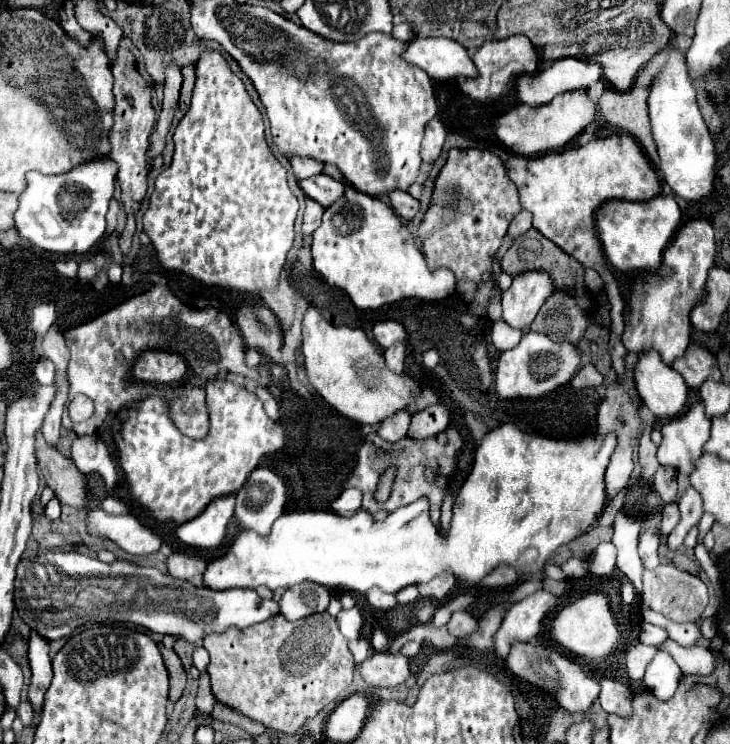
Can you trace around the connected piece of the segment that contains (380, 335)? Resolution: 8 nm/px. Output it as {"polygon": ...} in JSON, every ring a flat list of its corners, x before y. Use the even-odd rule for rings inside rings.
{"polygon":[[381,321,381,323,375,323,373,337,375,337,375,341,383,349,393,347,395,343,403,343,403,341,407,343,407,333,405,333,403,325,397,323,397,321]]}

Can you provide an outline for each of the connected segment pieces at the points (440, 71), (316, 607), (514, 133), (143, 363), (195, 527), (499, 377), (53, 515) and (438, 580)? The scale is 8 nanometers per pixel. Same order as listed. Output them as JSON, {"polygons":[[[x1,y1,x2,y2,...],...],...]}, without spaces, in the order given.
{"polygons":[[[415,37,403,59,423,69,435,81,451,81,457,77,477,77,479,71,467,49,451,39]],[[303,581,283,593,279,607,289,621,297,621,311,613,323,613,329,601,331,601,331,593,327,587,311,581]],[[585,89,567,91,567,93,557,95,553,101,549,101,545,105,531,107,531,105,521,103,521,105,513,107,511,111,507,111,503,117,499,117,495,121,495,135,515,155,535,157,545,151,561,149,565,143,575,139,595,119,597,111,599,111,597,101,593,101]],[[147,351,147,355,141,355,133,367,135,379,151,385,157,385,159,381,179,383,183,381,185,371,187,363,183,363,181,357,165,351]],[[223,495,219,499,213,499,201,515,179,525,177,537,191,547,217,547,225,537,227,523,233,517,233,507,235,495]],[[527,331,517,347,503,351,495,371,495,391,501,399,541,397,559,385,565,385,581,365,577,347,569,343,555,343,547,335]],[[57,497,49,499,49,503,43,507,43,515,45,515,47,519,51,519,51,521,59,519,59,515,61,515,61,505,59,505,59,499,57,499]],[[439,575,435,577,431,583,425,583,425,585,419,585,419,593,421,597,435,597,435,599,443,599,451,587,455,585,455,579,453,575]]]}

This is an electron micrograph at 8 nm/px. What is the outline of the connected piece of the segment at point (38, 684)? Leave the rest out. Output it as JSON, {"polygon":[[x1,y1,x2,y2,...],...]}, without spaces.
{"polygon":[[31,631,29,635,29,665,31,665,31,685,29,685,29,701,35,709,35,721,41,715,43,695,51,685,53,671,51,671,51,657,49,657,49,641,43,639,39,633]]}

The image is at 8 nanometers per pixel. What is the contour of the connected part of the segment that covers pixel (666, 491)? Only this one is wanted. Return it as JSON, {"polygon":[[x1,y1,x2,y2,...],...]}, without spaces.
{"polygon":[[659,467,655,473,655,485,657,491,661,493,665,503,671,503,677,495,677,481,675,481,675,471,671,467]]}

